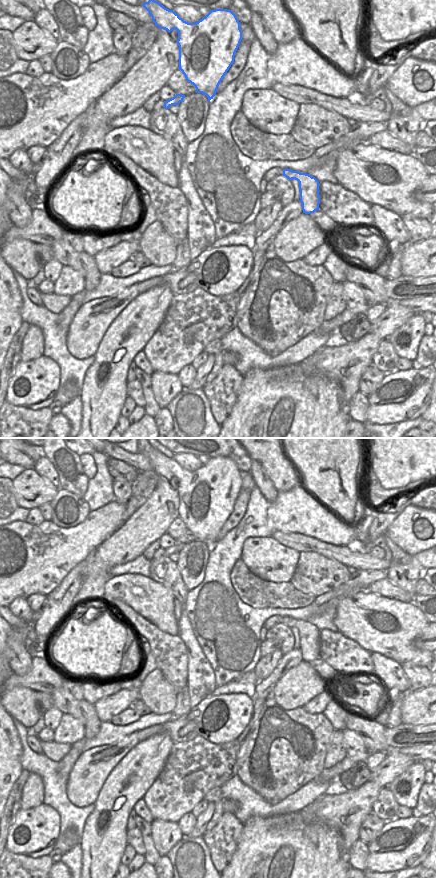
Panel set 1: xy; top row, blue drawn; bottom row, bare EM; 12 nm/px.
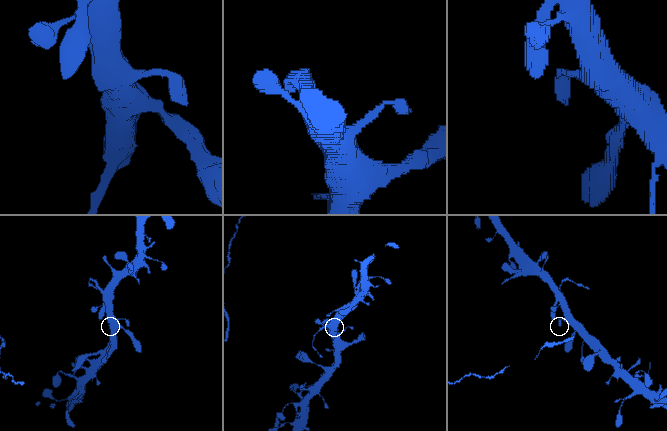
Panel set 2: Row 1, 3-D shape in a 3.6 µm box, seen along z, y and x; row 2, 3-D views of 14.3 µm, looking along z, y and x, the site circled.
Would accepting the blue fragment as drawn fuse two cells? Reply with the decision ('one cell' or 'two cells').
one cell

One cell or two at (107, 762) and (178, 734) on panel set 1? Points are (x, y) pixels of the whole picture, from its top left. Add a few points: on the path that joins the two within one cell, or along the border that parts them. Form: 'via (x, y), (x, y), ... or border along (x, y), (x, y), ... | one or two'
via (122, 746), (137, 736), (154, 729), (160, 729) | one

